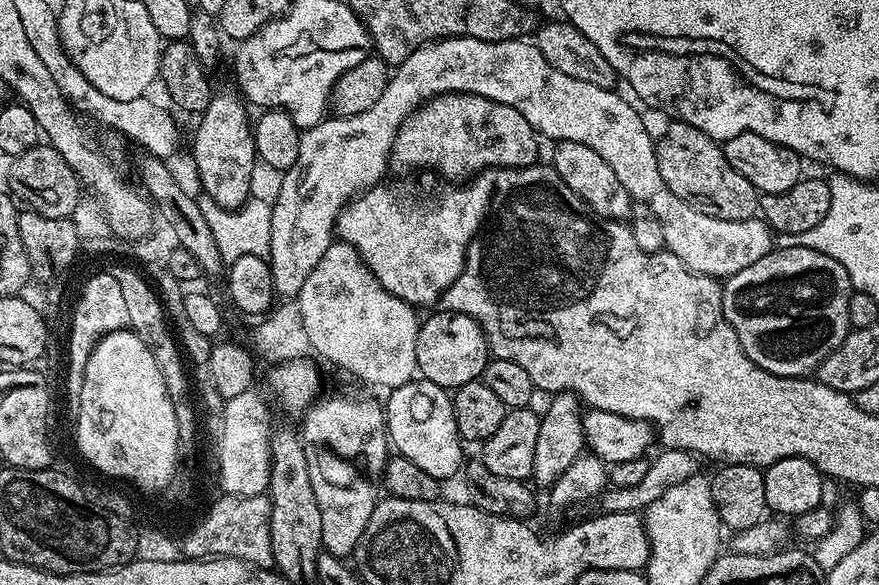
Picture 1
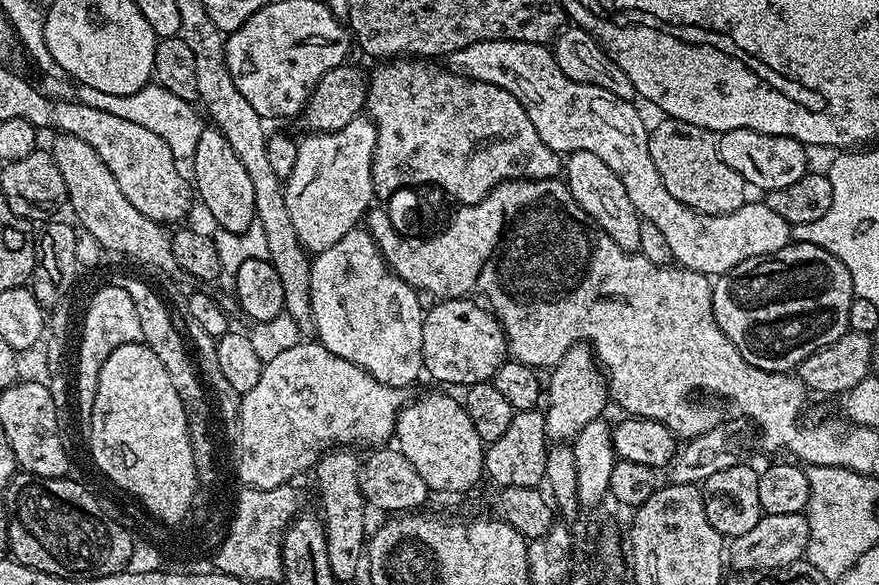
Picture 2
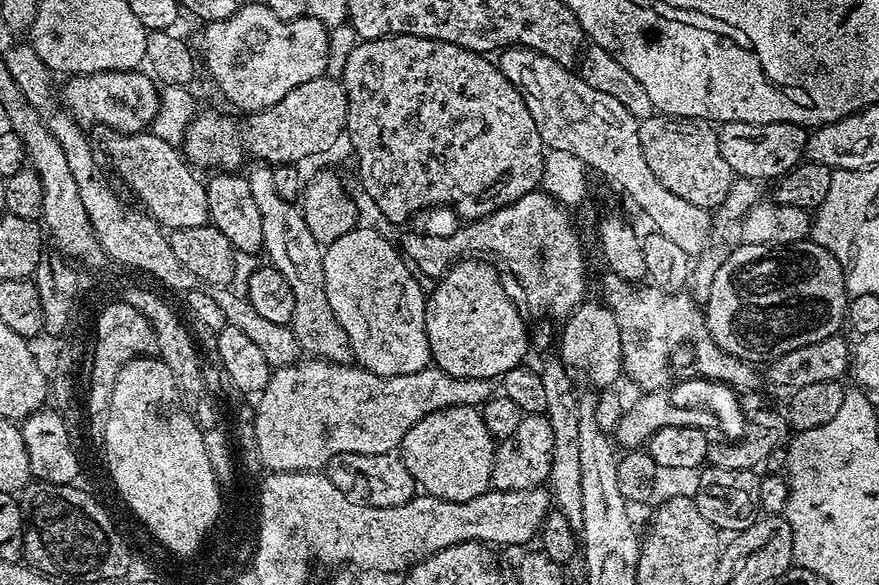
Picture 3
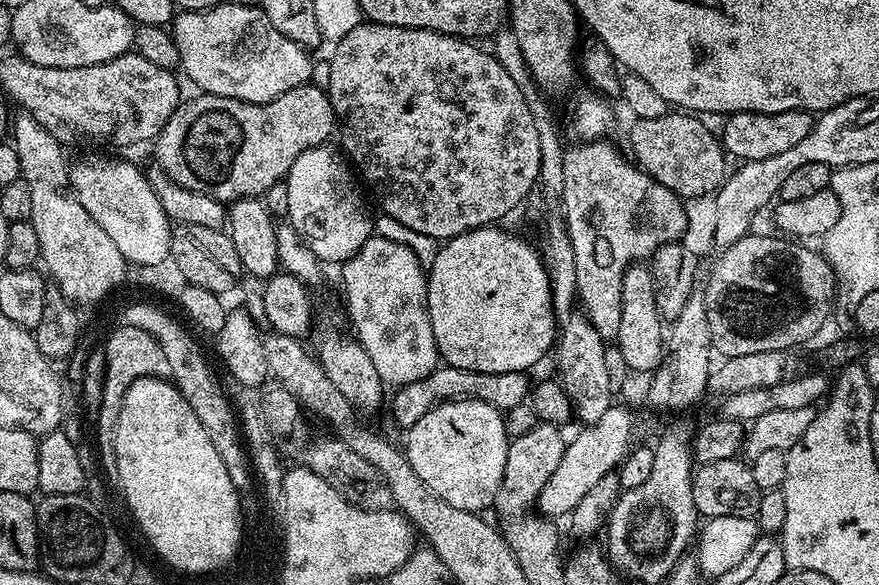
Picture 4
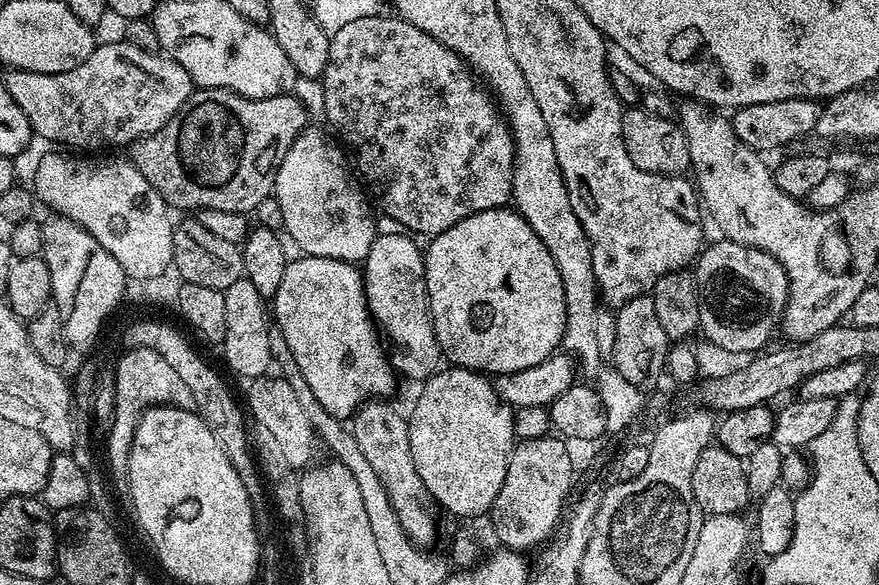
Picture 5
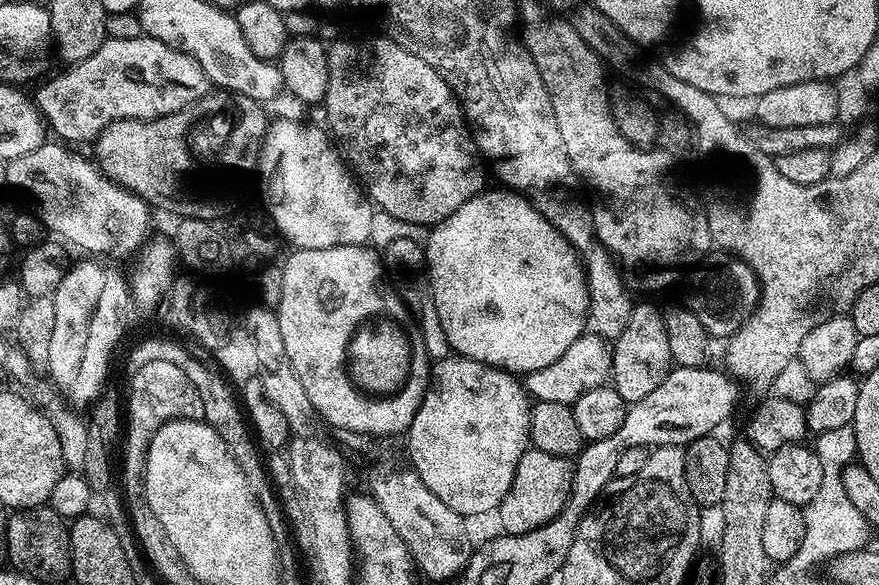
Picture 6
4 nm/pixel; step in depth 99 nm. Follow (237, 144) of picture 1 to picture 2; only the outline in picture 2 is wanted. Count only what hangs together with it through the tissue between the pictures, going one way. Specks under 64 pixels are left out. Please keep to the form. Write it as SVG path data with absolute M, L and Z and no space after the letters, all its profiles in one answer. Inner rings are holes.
M206 126L202 130L202 138L198 138L198 150L191 158L190 167L199 203L200 200L204 203L217 229L244 232L251 224L257 223L250 174L246 174L246 166L242 166L238 154L234 154L234 146L230 146L230 142L215 126Z

